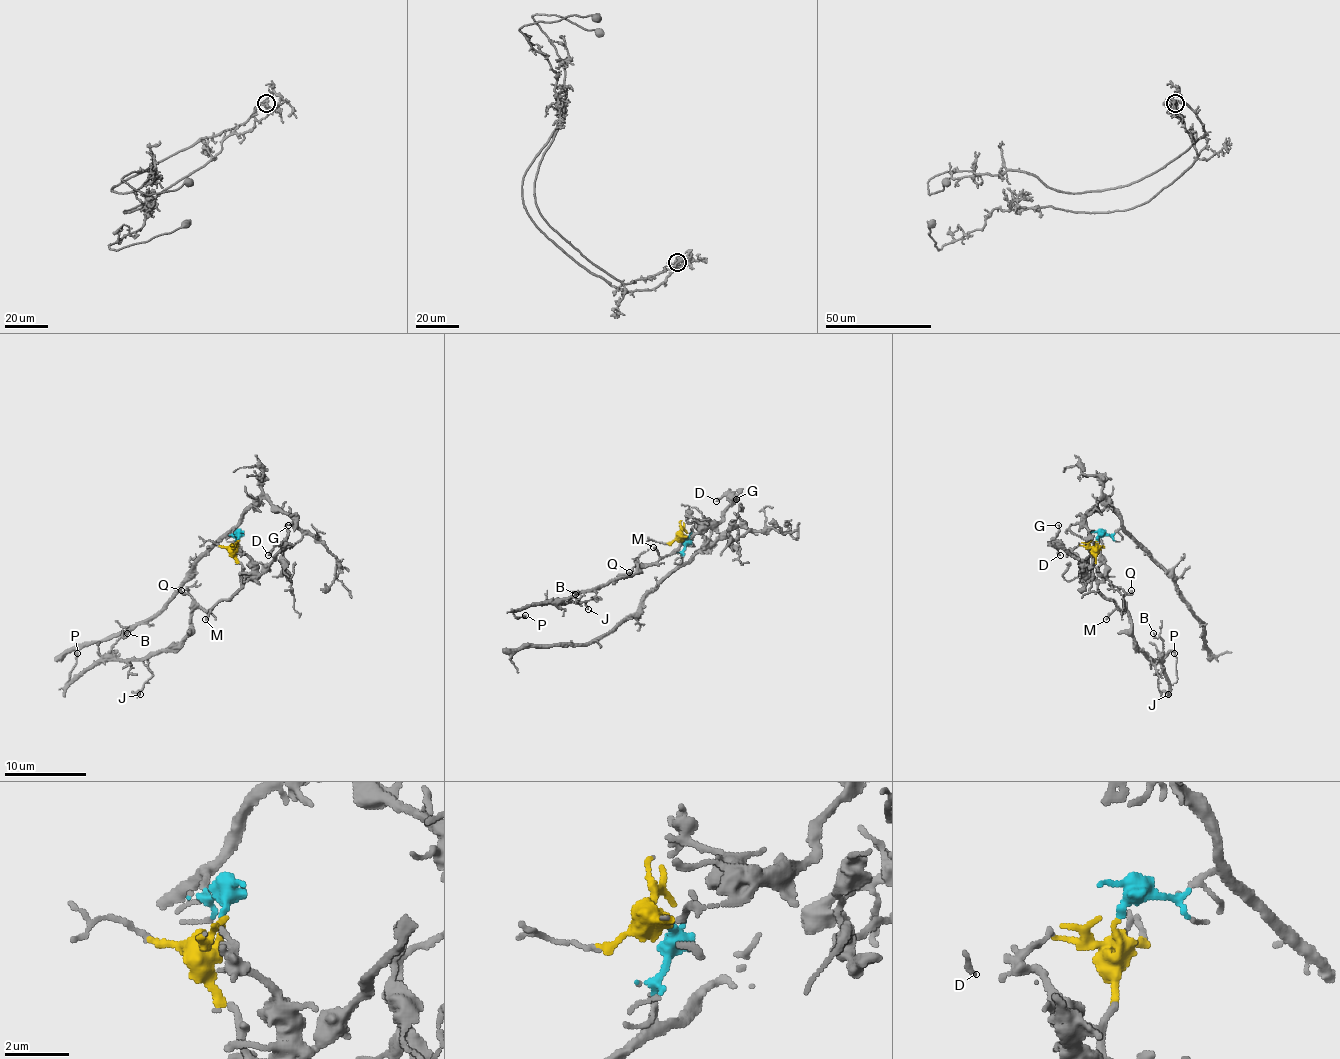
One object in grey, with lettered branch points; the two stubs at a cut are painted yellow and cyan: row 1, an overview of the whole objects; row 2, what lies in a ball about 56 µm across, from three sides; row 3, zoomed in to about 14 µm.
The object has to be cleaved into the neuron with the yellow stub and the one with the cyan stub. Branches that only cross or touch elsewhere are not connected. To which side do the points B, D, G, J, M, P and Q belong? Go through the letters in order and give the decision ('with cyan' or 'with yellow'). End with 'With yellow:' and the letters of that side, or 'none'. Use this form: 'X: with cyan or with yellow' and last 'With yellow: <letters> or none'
B: with yellow
D: with yellow
G: with yellow
J: with yellow
M: with yellow
P: with yellow
Q: with yellow
With yellow: B, D, G, J, M, P, Q

